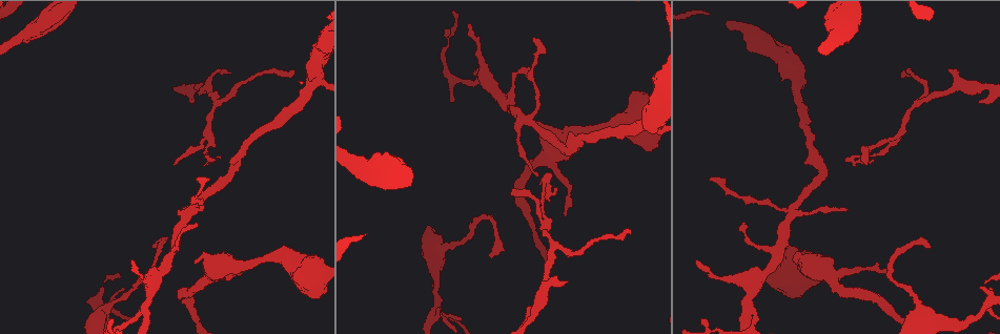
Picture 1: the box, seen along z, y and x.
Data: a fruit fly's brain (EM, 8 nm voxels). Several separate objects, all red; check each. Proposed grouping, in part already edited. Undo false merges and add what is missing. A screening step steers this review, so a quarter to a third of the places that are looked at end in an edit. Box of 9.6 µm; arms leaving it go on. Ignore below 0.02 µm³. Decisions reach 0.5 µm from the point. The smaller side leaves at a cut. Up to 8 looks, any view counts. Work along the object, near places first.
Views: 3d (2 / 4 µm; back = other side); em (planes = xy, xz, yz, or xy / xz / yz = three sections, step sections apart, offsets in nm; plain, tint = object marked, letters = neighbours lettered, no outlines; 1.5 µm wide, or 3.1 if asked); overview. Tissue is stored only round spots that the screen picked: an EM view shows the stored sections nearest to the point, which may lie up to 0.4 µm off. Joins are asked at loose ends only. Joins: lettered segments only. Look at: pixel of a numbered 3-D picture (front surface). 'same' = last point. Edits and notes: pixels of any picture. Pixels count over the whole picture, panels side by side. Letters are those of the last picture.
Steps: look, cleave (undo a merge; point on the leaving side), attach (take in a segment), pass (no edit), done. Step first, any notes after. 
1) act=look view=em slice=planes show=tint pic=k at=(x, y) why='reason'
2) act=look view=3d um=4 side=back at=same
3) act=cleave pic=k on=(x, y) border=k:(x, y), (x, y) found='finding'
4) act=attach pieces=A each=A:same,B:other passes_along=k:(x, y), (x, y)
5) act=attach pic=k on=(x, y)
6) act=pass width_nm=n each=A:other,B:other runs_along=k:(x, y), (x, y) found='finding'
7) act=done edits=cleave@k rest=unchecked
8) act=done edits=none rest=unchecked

act=look view=em slice=planes show=letters pic=1 at=(628, 231) why='tapers out'

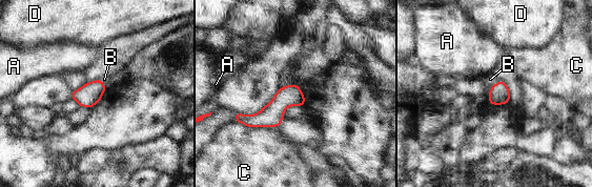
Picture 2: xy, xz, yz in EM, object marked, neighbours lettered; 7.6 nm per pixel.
act=attach pieces=B each=A:other,B:same,C:other,D:other passes_along=2:(499, 94), (495, 83), (490, 79) found='the cell continues'

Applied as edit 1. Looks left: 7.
act=look view=em slice=xy step=8 show=letters pic=1 at=(142, 309) why='two arms in line, one across'

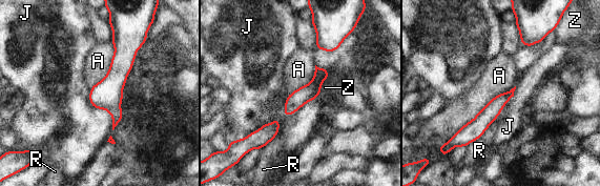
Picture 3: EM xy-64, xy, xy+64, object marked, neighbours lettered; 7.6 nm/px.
act=look view=em slice=planes show=letters at=same

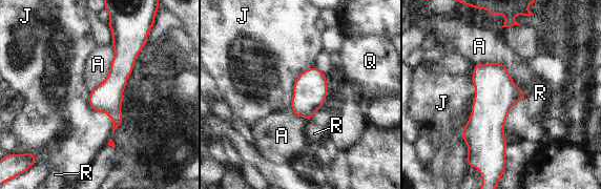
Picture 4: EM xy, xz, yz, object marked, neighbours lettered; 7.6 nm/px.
act=pass width_nm=240 each=A:other,J:other,Q:other,R:other runs_along=4:(115, 35), (120, 42), (115, 125) found='one cell here'

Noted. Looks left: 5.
act=done edits=attach@2 rest=unchecked

